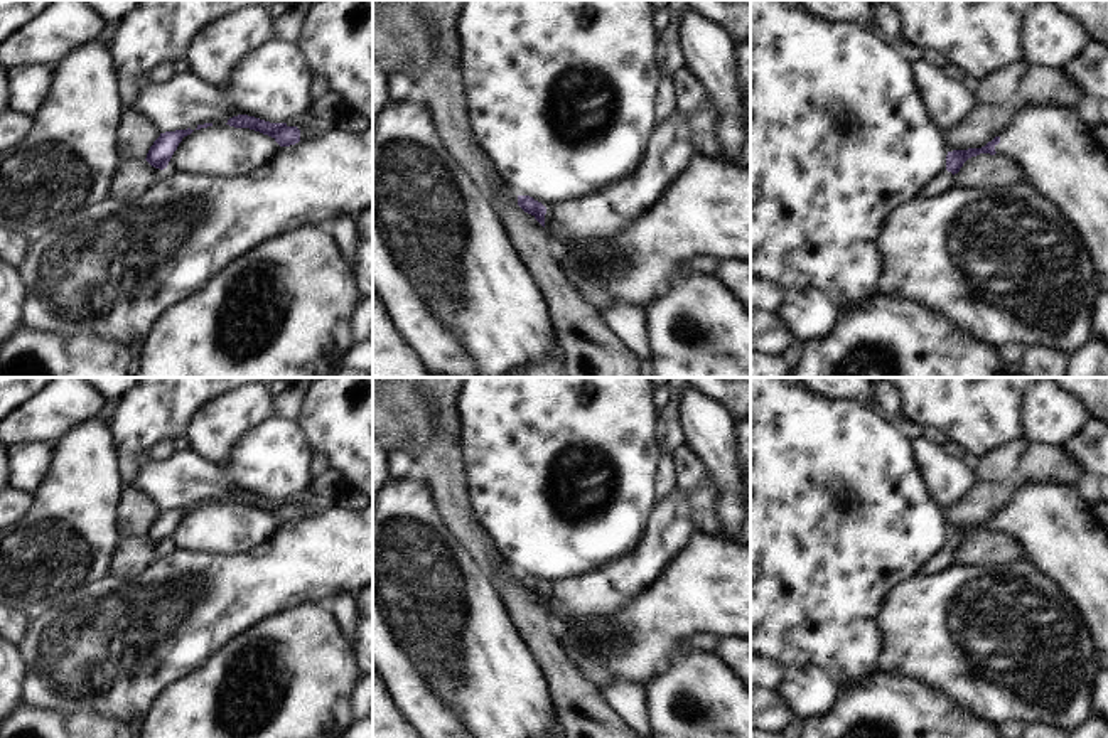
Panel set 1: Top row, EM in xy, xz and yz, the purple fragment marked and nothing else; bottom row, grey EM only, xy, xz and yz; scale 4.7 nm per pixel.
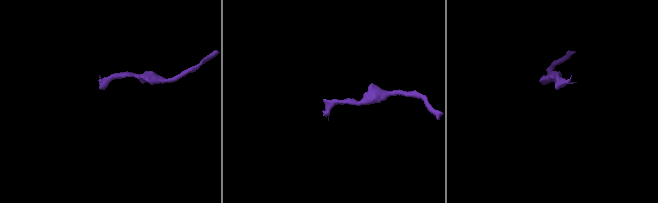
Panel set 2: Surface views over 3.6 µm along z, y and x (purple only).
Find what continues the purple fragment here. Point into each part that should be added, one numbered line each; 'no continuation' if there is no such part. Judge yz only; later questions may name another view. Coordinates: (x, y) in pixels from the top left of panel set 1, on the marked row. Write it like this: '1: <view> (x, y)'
1: yz (1061, 159).

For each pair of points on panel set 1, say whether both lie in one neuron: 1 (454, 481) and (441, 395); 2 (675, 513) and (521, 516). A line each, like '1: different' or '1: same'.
1: same
2: different

